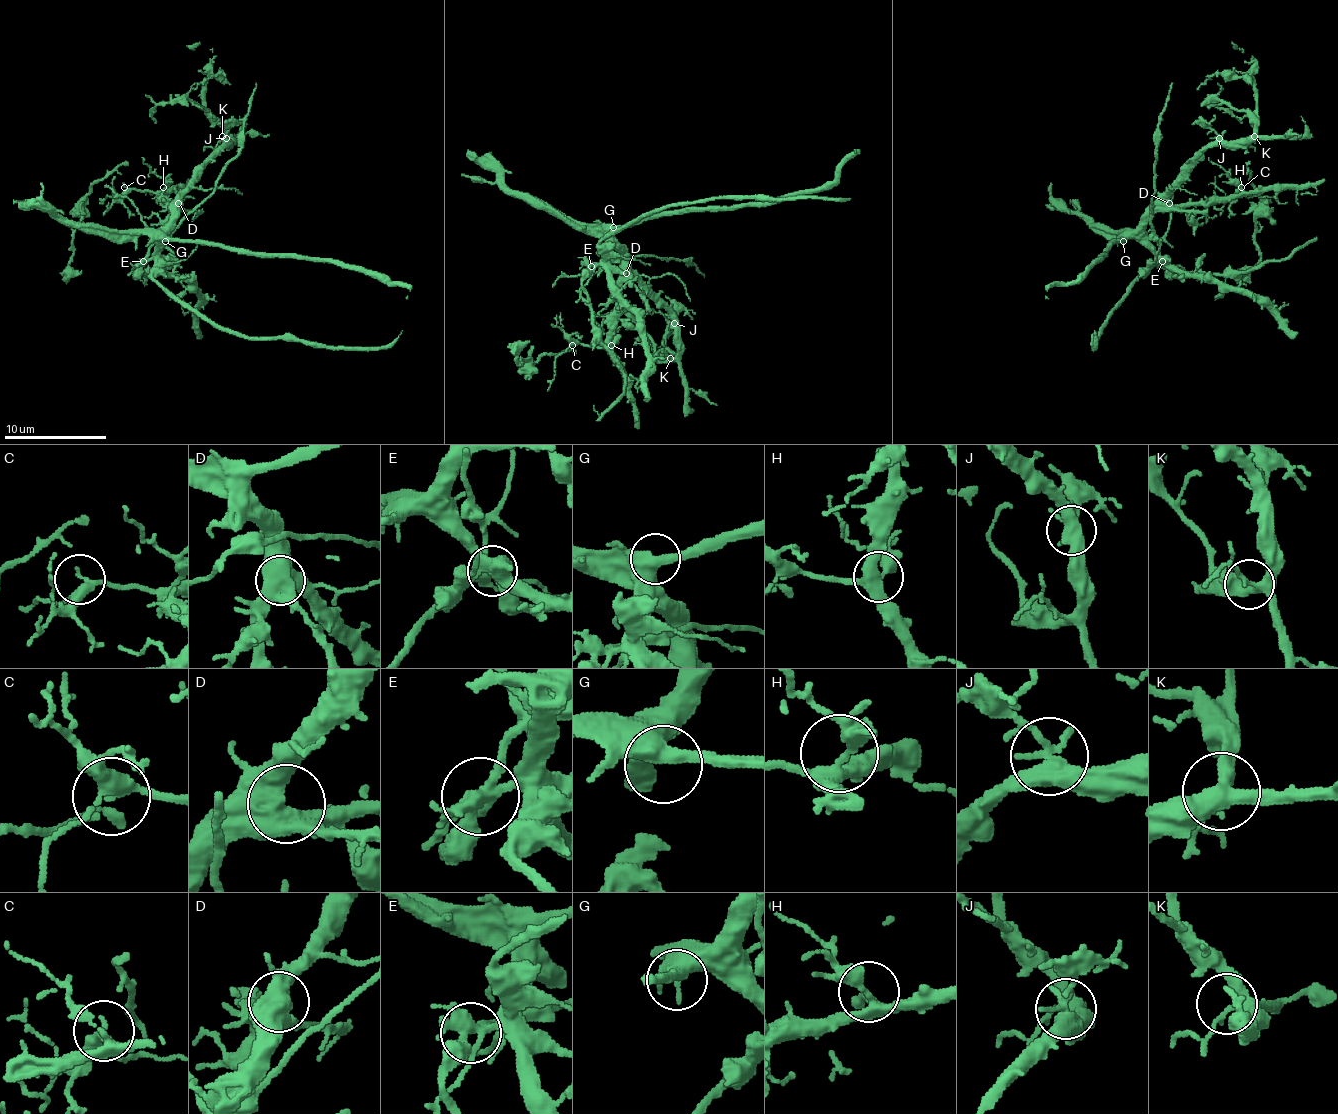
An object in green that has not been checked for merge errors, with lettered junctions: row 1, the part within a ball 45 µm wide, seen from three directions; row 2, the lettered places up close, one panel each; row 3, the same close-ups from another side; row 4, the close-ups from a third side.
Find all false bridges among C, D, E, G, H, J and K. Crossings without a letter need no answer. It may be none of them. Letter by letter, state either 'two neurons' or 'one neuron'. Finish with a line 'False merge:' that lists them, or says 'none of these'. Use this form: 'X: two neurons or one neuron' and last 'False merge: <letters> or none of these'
C: one neuron
D: one neuron
E: two neurons
G: one neuron
H: one neuron
J: one neuron
K: one neuron
False merge: E

